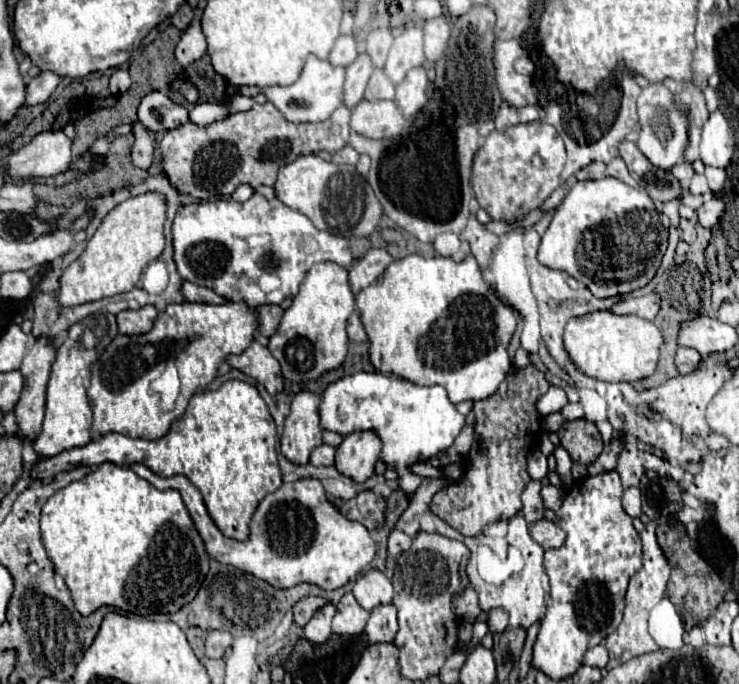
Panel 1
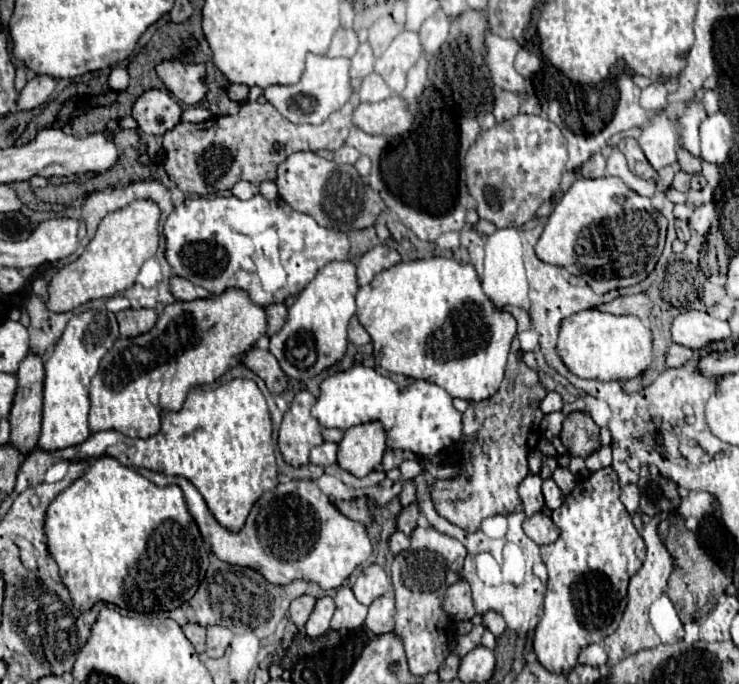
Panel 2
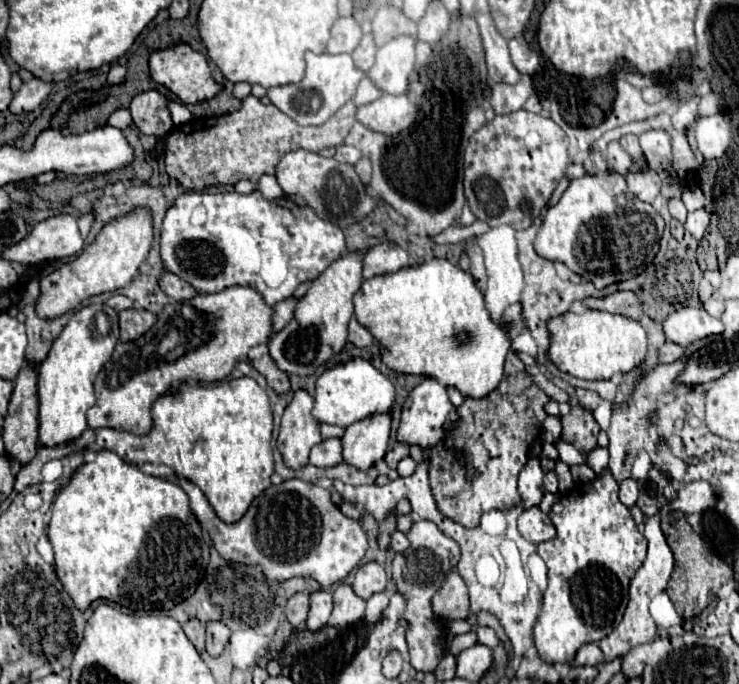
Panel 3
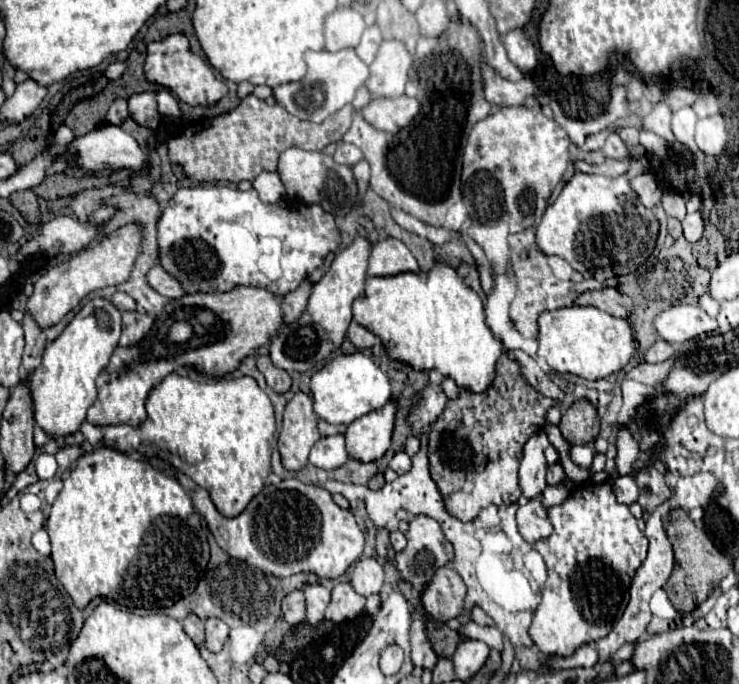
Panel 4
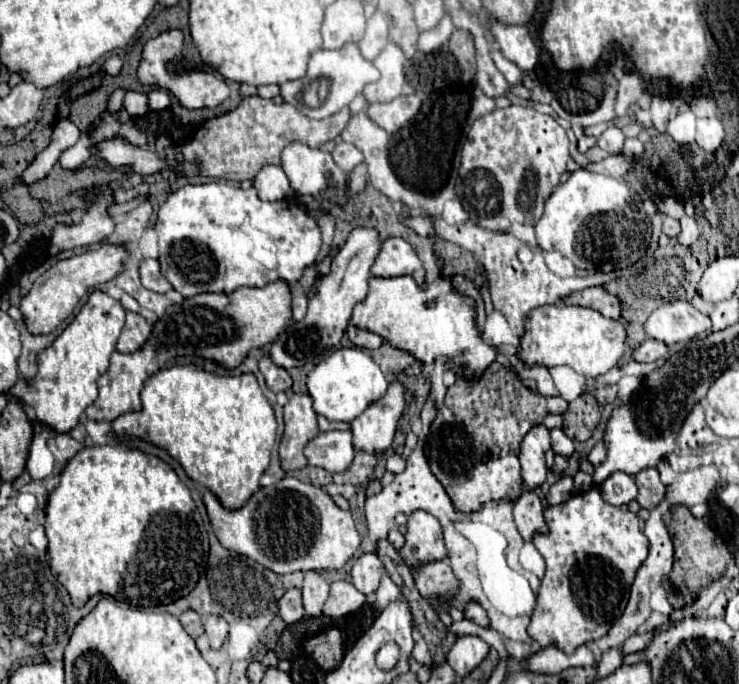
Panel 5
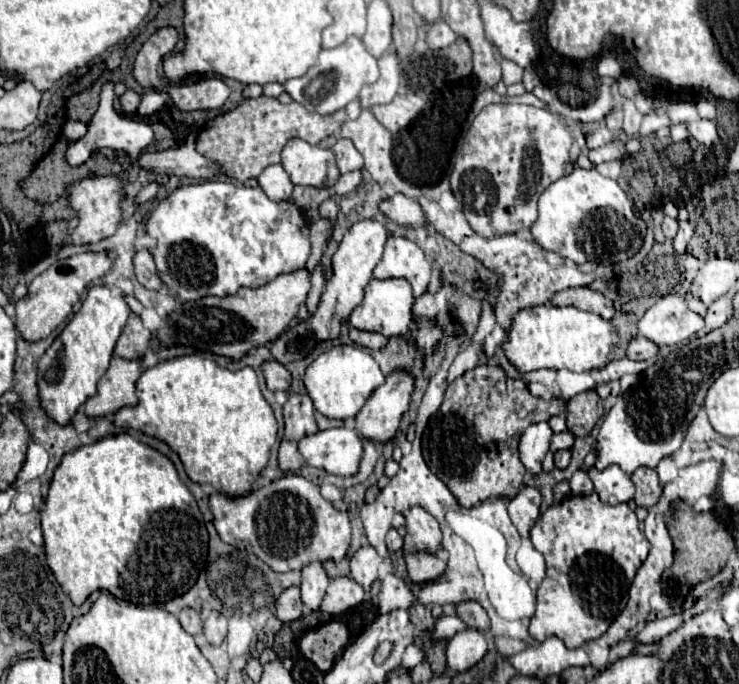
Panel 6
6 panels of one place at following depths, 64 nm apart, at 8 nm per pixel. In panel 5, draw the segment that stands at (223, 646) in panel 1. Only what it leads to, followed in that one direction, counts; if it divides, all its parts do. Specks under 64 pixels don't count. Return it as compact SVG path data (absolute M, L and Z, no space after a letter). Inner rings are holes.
M208 616L204 620L204 626L206 626L206 636L210 640L210 648L218 650L228 638L228 622L220 616Z

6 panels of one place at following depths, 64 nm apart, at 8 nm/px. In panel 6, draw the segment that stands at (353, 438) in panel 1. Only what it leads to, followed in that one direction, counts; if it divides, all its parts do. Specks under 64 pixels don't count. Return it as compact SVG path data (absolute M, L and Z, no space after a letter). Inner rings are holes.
M392 372L380 390L356 414L356 432L362 440L390 442L398 430L402 414L408 410L414 380L406 372Z

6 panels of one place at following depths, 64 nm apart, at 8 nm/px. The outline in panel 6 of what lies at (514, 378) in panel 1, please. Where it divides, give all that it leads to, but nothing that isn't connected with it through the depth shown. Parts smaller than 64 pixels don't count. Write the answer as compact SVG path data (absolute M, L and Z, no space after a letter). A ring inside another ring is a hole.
M476 366L468 370L452 384L448 384L444 402L436 416L430 418L428 428L424 432L422 444L428 444L428 466L430 470L448 486L448 490L456 496L462 508L474 508L488 498L514 498L524 486L524 466L518 460L518 440L522 432L536 422L548 420L550 416L560 414L560 408L554 402L544 398L536 398L528 392L522 380L508 378L500 366Z

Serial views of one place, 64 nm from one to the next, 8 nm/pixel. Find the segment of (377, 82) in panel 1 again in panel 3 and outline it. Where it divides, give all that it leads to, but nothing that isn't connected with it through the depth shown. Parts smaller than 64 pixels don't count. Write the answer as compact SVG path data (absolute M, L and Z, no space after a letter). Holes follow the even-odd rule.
M366 76L366 78L362 78L362 82L358 84L354 104L356 104L356 106L364 106L364 104L368 104L368 102L374 102L374 100L380 98L382 94L384 94L384 92Z

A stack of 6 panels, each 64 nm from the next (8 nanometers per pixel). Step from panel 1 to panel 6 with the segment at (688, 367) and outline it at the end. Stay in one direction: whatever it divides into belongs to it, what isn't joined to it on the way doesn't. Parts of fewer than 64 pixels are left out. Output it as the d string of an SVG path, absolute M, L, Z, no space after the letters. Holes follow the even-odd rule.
M636 336L628 344L628 352L626 352L626 356L630 360L654 360L658 354L660 354L660 348L652 340L648 340L644 336Z

